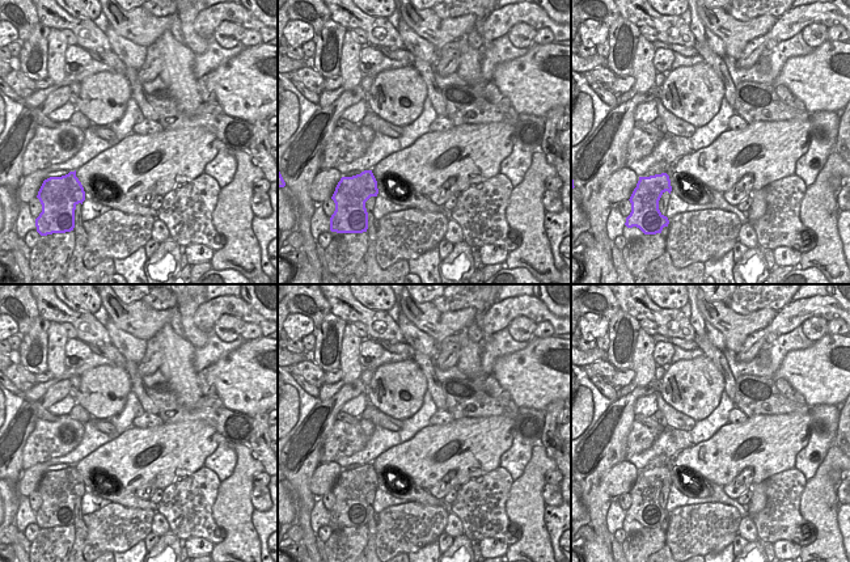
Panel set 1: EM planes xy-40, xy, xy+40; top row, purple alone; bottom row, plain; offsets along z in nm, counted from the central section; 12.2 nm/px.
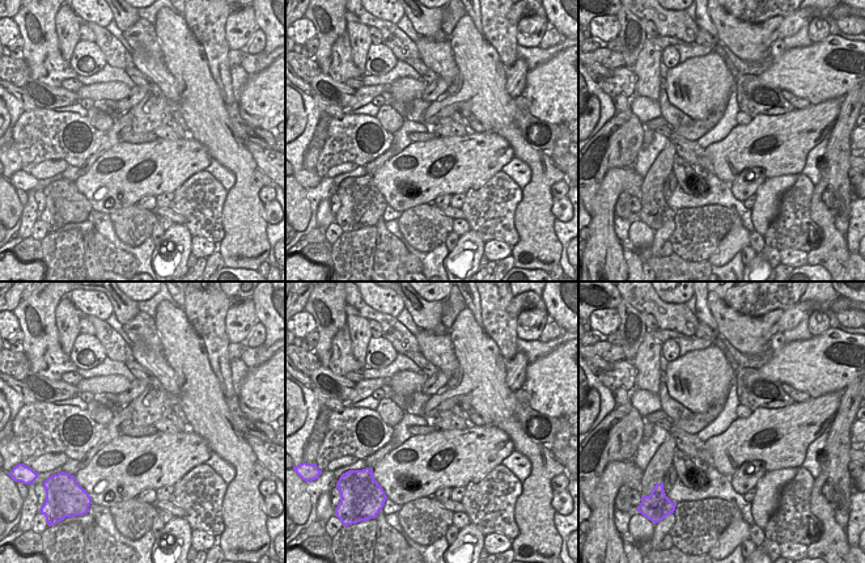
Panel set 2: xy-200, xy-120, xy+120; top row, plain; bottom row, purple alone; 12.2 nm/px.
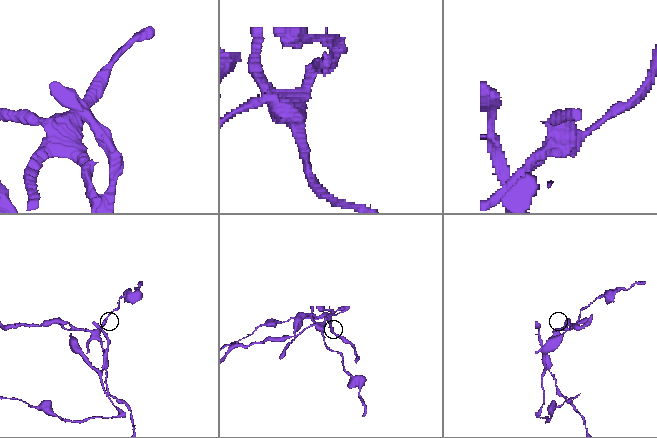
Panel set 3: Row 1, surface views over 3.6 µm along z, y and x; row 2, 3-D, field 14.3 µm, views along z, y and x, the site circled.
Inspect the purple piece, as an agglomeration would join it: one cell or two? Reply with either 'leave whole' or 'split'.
split

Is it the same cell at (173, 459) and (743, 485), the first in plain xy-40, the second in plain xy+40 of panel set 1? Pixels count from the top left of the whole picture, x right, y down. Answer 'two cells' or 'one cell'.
two cells

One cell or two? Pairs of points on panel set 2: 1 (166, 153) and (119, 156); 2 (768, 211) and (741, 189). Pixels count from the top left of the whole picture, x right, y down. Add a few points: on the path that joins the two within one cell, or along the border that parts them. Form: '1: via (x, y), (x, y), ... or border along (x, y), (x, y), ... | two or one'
1: via (155, 156), (131, 156) | one
2: border along (766, 178), (754, 193) | two

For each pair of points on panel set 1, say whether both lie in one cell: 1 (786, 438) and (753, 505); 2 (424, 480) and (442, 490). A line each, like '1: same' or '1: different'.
1: different
2: different

